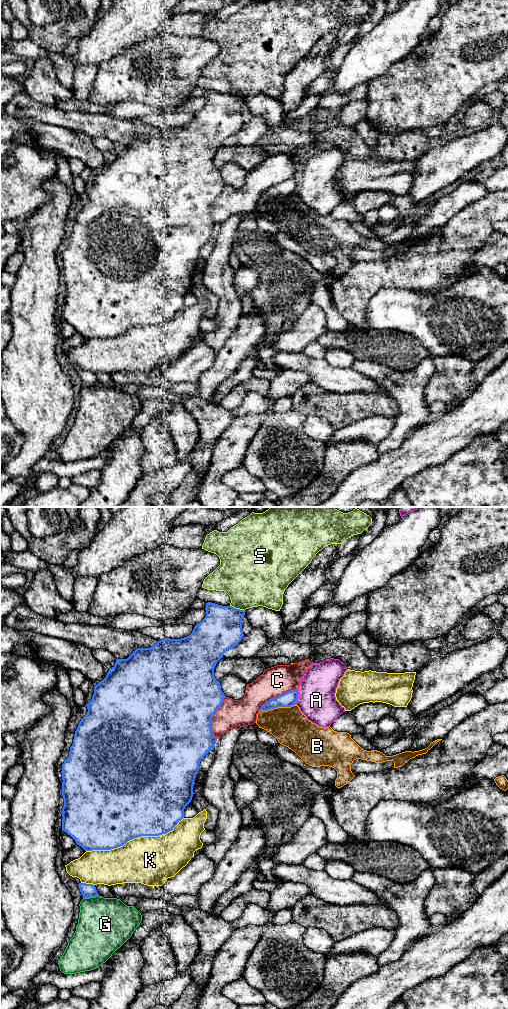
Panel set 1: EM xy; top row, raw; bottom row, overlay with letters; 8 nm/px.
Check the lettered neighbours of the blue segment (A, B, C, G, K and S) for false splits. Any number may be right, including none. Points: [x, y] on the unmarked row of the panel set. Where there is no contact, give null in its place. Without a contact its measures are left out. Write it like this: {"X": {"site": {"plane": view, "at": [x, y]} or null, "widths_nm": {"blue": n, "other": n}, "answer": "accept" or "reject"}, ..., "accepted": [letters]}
{"A": {"site": {"plane": "xy", "at": [297, 185]}, "widths_nm": {"blue": 120, "other": 300}, "answer": "reject"}, "B": {"site": {"plane": "xy", "at": [277, 195]}, "widths_nm": {"blue": 120, "other": 300}, "answer": "reject"}, "C": {"site": {"plane": "xy", "at": [212, 204]}, "widths_nm": {"blue": 500, "other": 220}, "answer": "reject"}, "G": {"site": {"plane": "xy", "at": [90, 384]}, "widths_nm": {"blue": 110, "other": 420}, "answer": "reject"}, "K": {"site": {"plane": "xy", "at": [135, 325]}, "widths_nm": {"blue": 500, "other": 400}, "answer": "reject"}, "S": {"site": {"plane": "xy", "at": [237, 97]}, "widths_nm": {"blue": 340, "other": 420}, "answer": "reject"}, "accepted": []}

